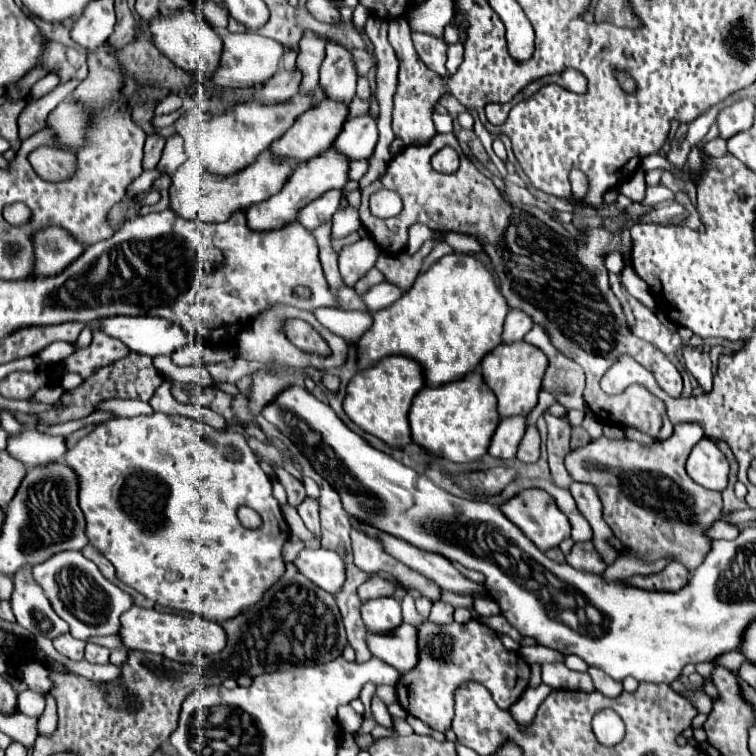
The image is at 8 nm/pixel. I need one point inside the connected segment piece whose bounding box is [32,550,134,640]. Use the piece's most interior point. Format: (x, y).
(92, 606)

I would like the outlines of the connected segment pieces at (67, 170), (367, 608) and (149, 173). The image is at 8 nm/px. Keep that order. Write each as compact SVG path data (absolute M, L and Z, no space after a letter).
M38 146L28 154L28 162L32 164L34 172L50 182L68 180L76 174L76 158L72 152L50 148L50 146Z
M376 598L362 604L362 618L372 634L388 634L396 630L402 620L400 602L394 598Z
M146 170L146 172L142 172L142 174L140 174L138 178L134 178L132 184L126 188L126 194L130 194L130 196L138 196L138 194L150 190L154 178L158 178L158 176L160 176L158 170Z

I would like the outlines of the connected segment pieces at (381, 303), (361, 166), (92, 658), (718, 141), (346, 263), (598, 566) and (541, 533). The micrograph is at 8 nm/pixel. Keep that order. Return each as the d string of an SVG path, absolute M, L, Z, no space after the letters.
M380 282L380 284L374 286L372 290L368 290L368 292L362 296L362 300L364 300L366 308L368 308L370 312L374 312L374 310L380 310L380 308L390 306L390 304L396 302L400 296L402 296L402 290L400 290L400 288L388 284L388 282Z
M352 160L348 170L348 180L360 180L362 172L366 172L366 160Z
M98 644L86 646L86 660L92 664L106 664L108 656L110 656L110 650L104 646L98 646Z
M714 138L712 142L708 142L704 146L704 150L710 154L710 156L724 156L726 154L726 140L724 138Z
M358 240L356 244L344 246L340 252L340 274L346 286L354 286L358 278L362 278L376 262L380 248L372 240Z
M576 542L570 550L570 554L566 556L566 562L570 566L574 566L576 570L592 572L592 574L602 574L606 568L606 564L602 562L602 558L596 552L592 542Z
M528 488L528 490L522 490L520 494L516 494L514 498L510 498L504 506L502 506L502 512L506 514L506 518L510 518L542 552L550 550L550 548L556 548L564 538L570 538L570 532L572 532L572 526L566 518L566 514L556 506L554 498L542 490L542 488Z

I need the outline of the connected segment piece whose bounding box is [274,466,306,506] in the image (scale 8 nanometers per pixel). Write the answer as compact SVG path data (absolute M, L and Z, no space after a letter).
M274 466L274 472L276 472L276 478L282 482L282 486L286 488L288 504L298 506L298 502L302 502L306 498L306 490L304 490L302 482L298 478L294 478L290 472L286 472L282 466Z

